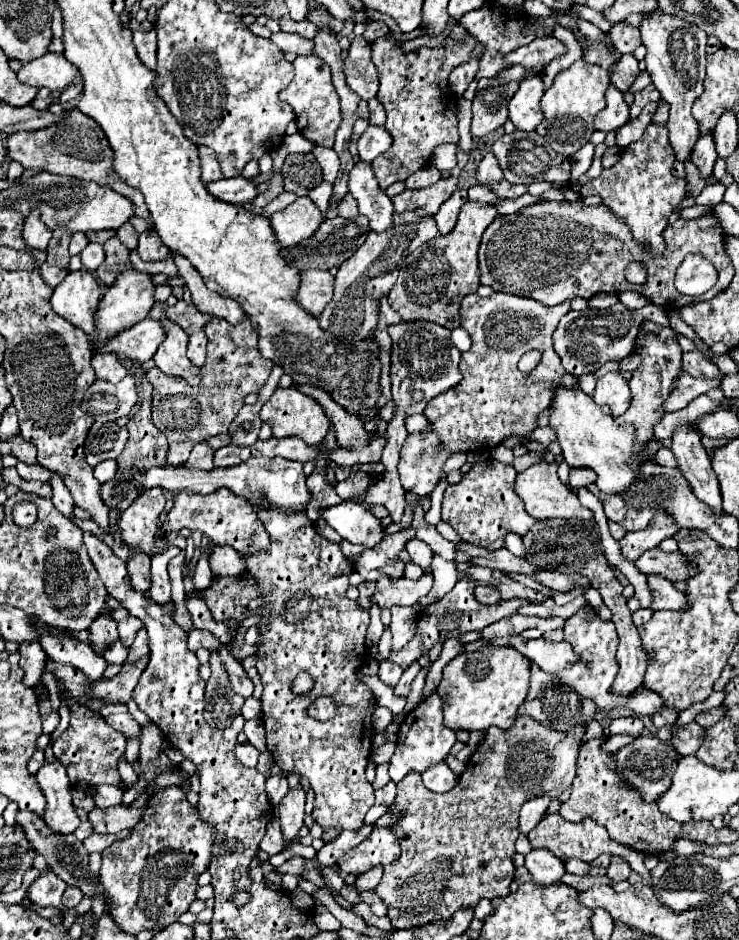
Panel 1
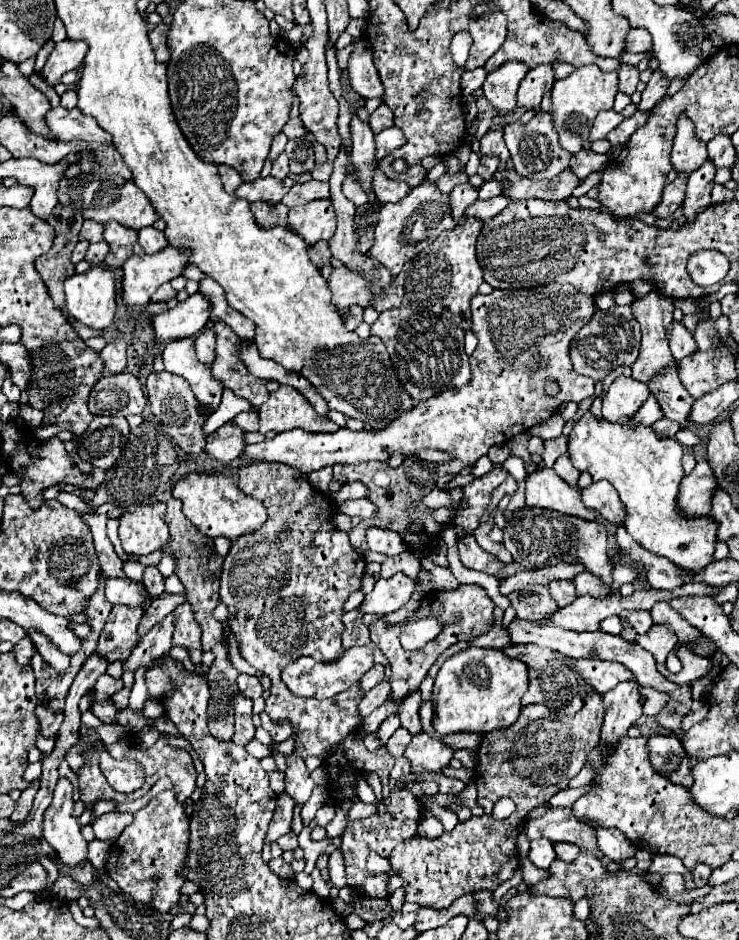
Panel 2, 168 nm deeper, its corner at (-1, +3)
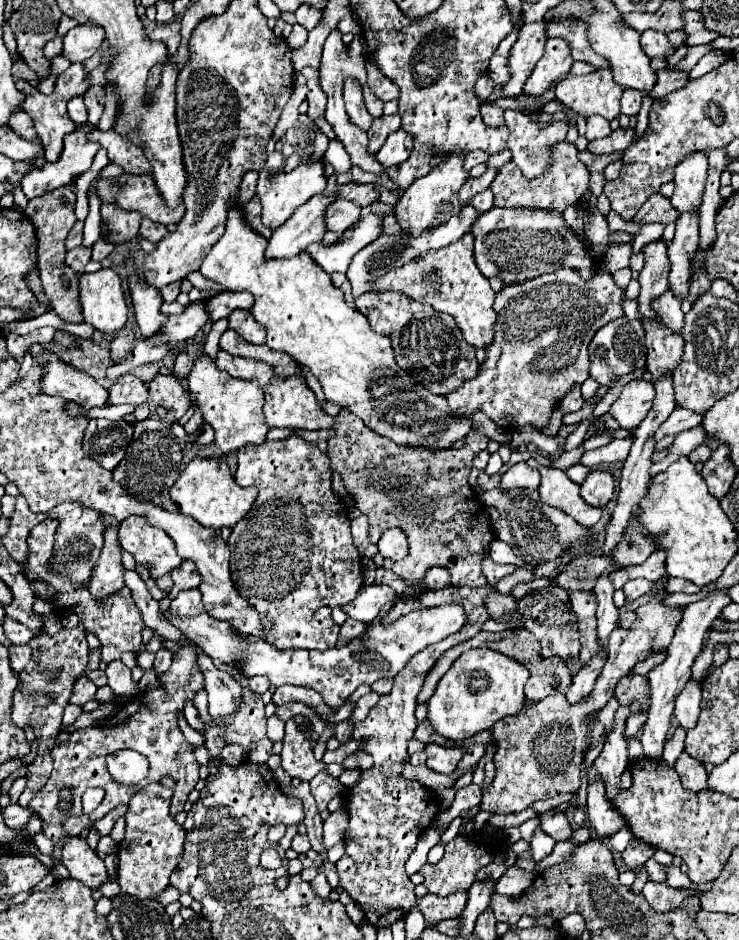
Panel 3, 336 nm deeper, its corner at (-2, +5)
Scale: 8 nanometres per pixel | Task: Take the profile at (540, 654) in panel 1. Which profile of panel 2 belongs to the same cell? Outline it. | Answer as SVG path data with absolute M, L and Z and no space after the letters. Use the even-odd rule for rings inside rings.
M553 652L555 658L561 658L561 662L565 662L571 668L577 668L577 674L589 684L593 686L599 694L605 694L607 690L615 688L619 682L623 680L635 680L635 676L621 666L619 662L605 662L605 660L597 660L597 658L565 658L563 654Z

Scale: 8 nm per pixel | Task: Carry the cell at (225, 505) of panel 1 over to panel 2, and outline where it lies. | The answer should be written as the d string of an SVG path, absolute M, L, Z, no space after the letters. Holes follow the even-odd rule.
M189 474L175 482L173 498L183 502L183 514L203 534L207 534L211 538L225 536L229 540L237 540L239 536L261 530L261 526L267 520L265 506L259 500L247 496L243 490L239 490L239 486L229 476L223 476L223 474L213 474L213 476Z

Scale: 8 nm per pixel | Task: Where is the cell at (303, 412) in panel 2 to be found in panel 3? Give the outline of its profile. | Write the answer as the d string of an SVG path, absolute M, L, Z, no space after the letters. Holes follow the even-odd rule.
M288 376L288 378L274 378L272 384L264 388L266 404L264 416L268 426L276 428L304 428L304 430L328 430L334 424L334 418L324 414L320 408L314 392L306 386L302 376Z

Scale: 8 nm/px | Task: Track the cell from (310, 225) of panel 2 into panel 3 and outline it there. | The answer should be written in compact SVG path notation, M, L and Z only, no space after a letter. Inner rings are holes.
M338 198L334 204L330 204L330 208L326 212L326 226L328 226L328 230L334 230L334 232L342 234L352 224L356 224L356 220L360 218L360 210L362 208L358 204Z

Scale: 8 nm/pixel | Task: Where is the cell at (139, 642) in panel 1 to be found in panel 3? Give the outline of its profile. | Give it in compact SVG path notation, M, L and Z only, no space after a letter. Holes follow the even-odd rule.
M184 560L182 566L172 572L172 580L174 580L174 588L170 592L170 598L176 598L178 592L196 588L202 582L202 578L200 578L198 570L194 568L194 562L192 560Z

